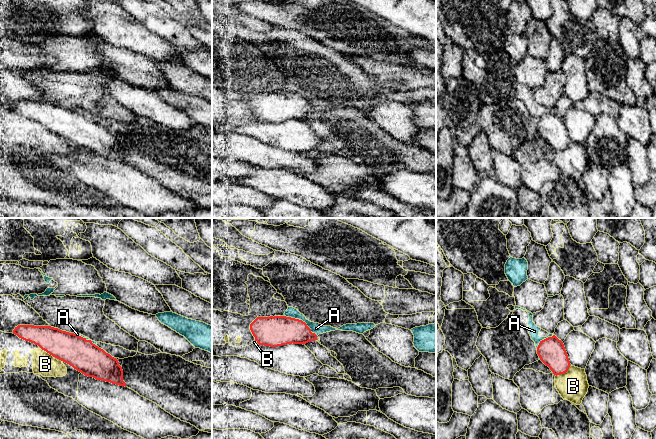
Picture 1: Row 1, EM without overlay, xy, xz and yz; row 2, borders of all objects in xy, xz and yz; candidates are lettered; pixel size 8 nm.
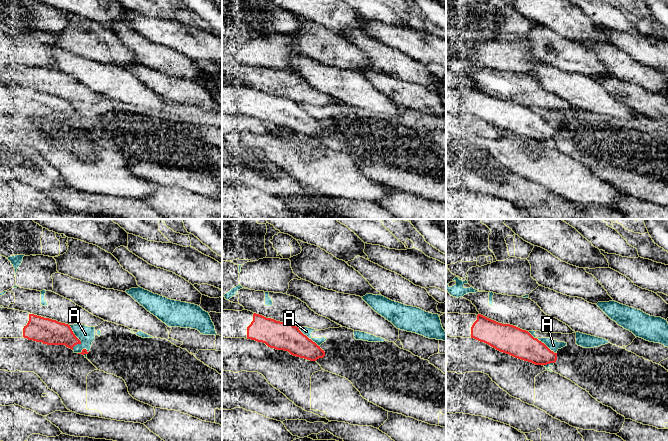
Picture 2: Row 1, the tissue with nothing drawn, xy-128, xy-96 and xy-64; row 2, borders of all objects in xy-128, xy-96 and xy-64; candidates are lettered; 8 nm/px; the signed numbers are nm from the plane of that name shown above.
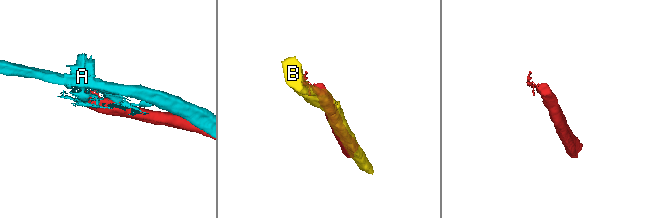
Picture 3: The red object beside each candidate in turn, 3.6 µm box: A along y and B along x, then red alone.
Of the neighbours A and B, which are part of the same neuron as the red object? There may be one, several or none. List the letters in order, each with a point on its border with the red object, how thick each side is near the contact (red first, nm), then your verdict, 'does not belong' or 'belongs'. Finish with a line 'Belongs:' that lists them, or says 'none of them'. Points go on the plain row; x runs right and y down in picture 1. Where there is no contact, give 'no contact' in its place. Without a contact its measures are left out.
A: xz (301, 96) | 240/90 nm | does not belong
B: yz (564, 148) | 220/240 nm | does not belong
Belongs: none of them

